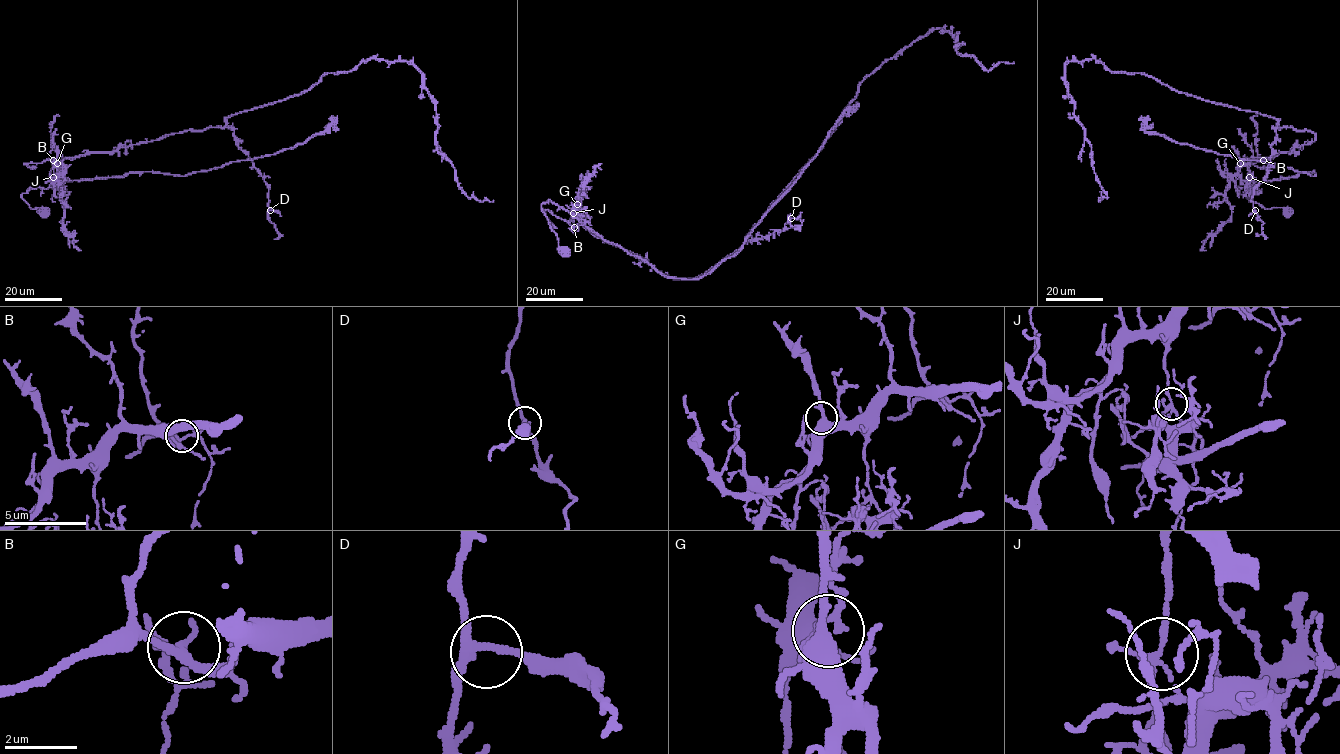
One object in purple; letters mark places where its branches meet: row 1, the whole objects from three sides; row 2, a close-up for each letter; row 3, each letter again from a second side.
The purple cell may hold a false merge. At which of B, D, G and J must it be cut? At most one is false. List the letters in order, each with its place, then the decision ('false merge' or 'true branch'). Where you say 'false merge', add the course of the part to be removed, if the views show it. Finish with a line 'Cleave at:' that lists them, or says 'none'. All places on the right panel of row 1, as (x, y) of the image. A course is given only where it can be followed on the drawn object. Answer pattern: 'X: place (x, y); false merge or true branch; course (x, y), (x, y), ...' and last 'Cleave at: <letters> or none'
B: place (1263, 160); true branch
D: place (1255, 210); true branch
G: place (1240, 163); true branch
J: place (1249, 177); false merge; course (1249, 177), (1254, 185), (1301, 173), (1316, 174), (1170, 140), (1149, 133), (1141, 116)
Cleave at: J

